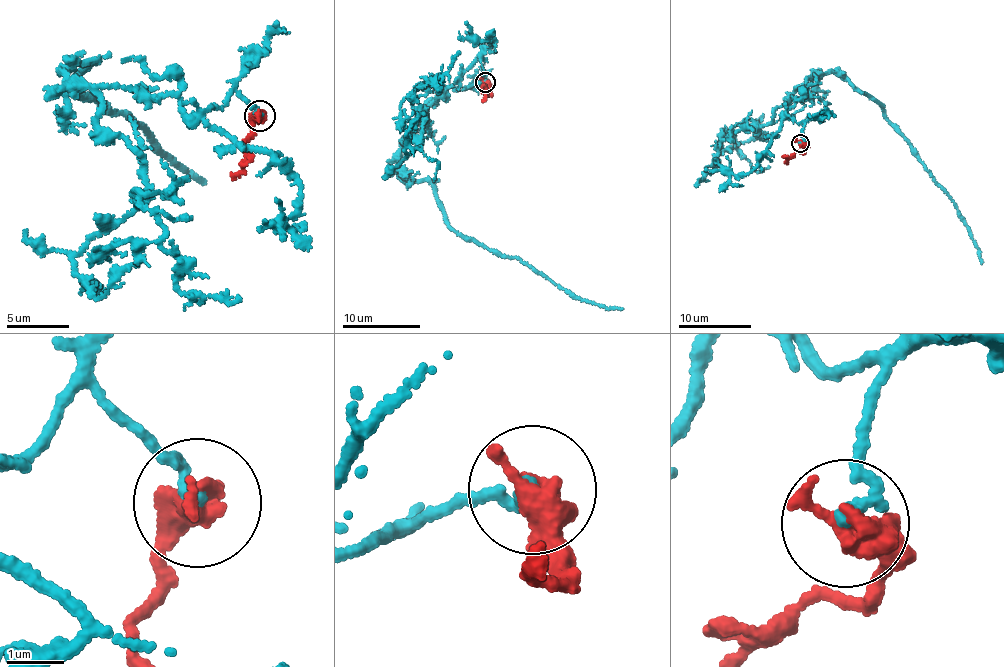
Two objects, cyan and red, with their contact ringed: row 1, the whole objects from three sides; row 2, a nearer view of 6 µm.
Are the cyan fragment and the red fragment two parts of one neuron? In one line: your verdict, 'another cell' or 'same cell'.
another cell

